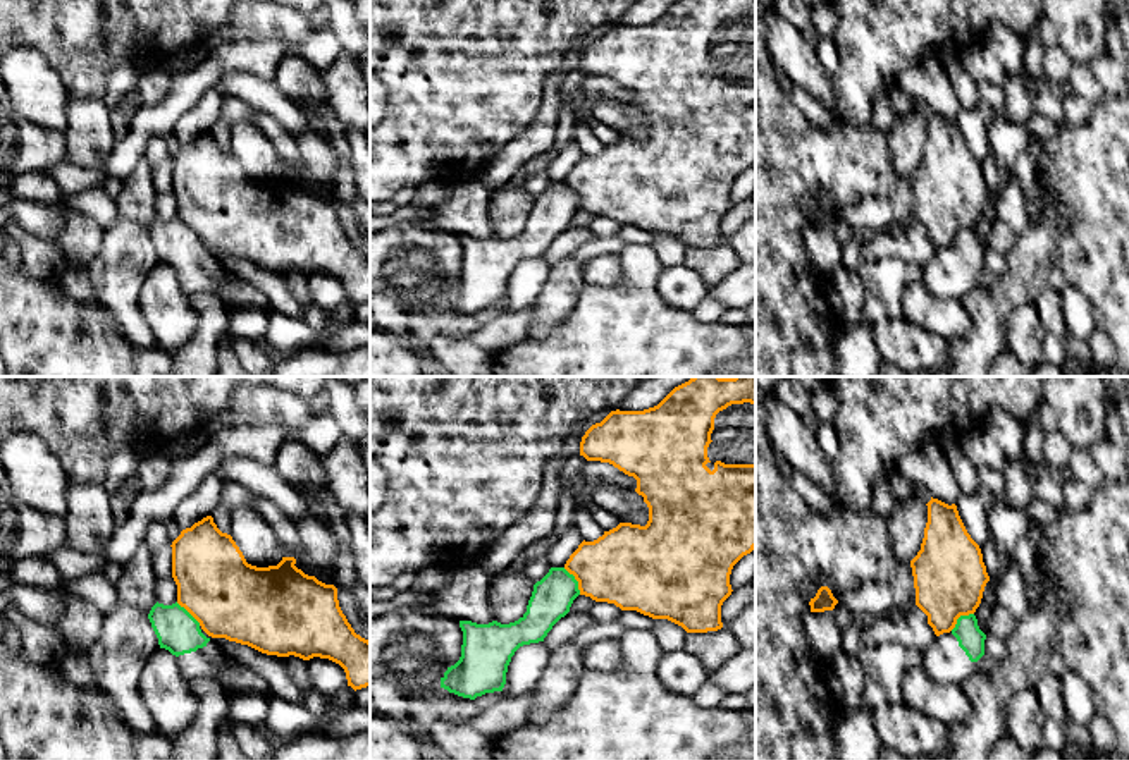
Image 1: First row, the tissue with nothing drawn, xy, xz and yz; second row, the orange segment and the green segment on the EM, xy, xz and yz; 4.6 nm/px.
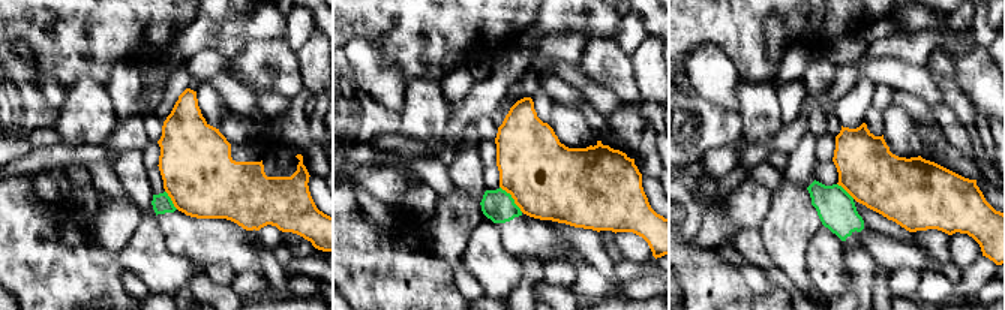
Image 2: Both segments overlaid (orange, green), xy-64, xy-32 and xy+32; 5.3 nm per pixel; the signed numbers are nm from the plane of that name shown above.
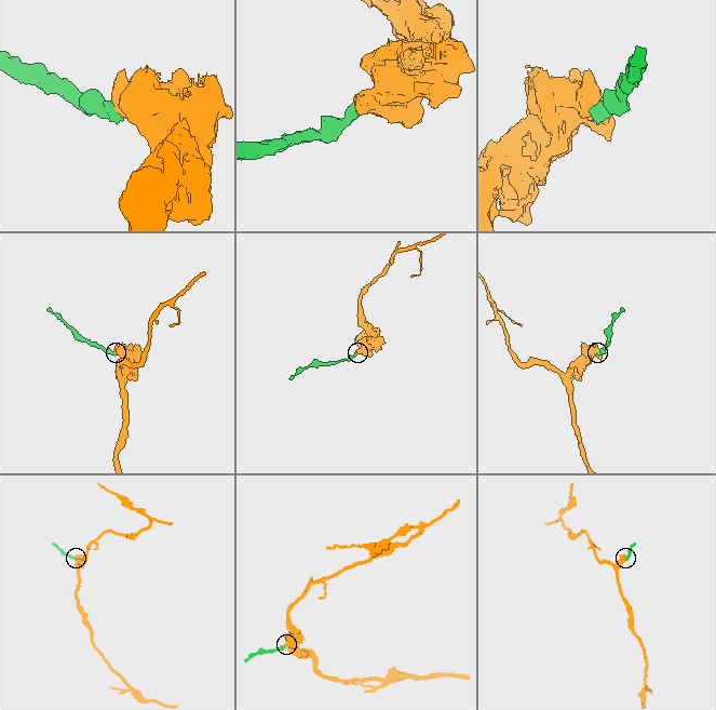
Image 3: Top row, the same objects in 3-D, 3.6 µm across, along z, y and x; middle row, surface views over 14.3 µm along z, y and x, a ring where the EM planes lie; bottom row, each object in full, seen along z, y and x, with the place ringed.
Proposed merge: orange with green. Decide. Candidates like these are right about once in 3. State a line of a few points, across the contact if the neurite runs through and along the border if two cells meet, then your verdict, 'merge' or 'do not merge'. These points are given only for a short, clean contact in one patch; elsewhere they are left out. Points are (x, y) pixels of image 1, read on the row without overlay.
xz (563, 183), (573, 191), (580, 208) | do not merge

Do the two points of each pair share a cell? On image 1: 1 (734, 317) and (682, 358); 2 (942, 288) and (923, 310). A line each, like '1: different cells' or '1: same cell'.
1: different cells
2: different cells

